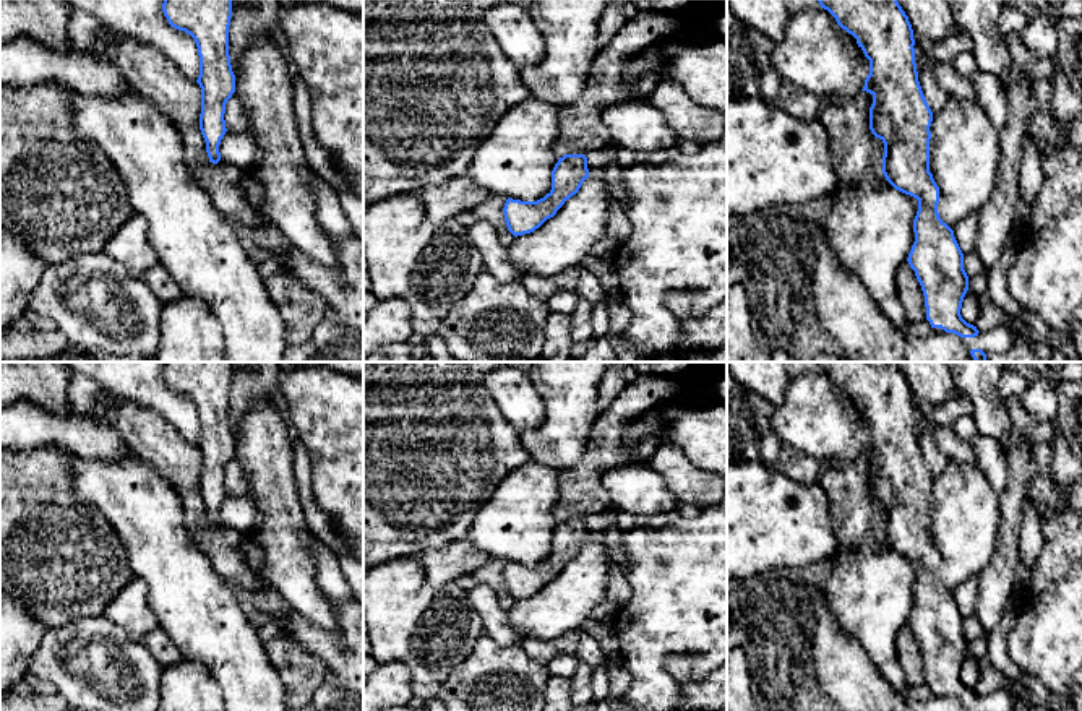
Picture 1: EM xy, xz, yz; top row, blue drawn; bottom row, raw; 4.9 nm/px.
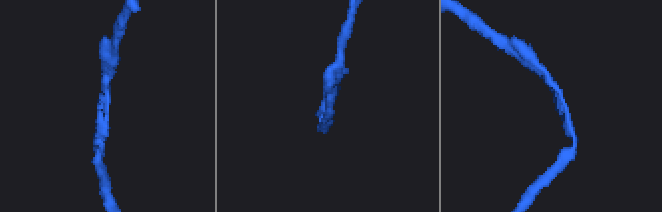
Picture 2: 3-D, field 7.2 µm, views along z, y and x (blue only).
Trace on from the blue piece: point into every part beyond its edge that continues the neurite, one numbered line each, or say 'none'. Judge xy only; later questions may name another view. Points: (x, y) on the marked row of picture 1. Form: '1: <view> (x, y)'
none

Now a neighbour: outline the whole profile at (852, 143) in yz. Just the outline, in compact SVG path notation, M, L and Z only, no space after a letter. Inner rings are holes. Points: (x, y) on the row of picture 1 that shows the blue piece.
M857 93L845 102L832 97L824 102L821 120L829 133L831 157L835 167L837 188L860 182L881 187L884 143L869 130L873 94Z

